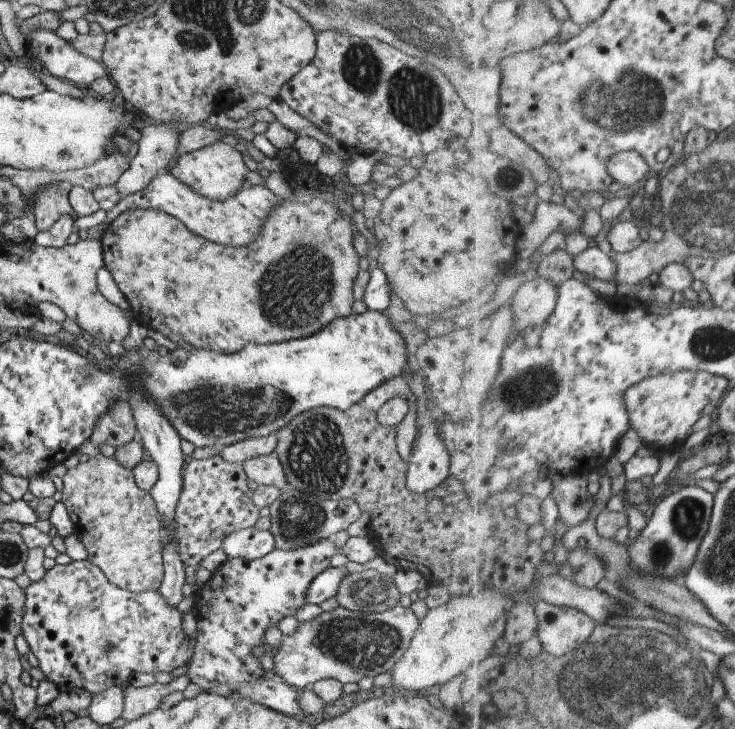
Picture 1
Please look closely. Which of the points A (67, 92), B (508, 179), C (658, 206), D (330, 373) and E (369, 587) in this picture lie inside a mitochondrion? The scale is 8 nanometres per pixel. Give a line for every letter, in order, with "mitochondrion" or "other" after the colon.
A: other
B: mitochondrion
C: mitochondrion
D: other
E: mitochondrion

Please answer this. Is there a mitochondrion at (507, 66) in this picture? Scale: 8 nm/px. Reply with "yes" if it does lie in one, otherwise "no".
no

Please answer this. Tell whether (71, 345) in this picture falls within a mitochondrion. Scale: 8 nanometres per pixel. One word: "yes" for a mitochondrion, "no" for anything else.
no

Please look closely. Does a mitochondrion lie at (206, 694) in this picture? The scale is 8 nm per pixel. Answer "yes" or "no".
no

